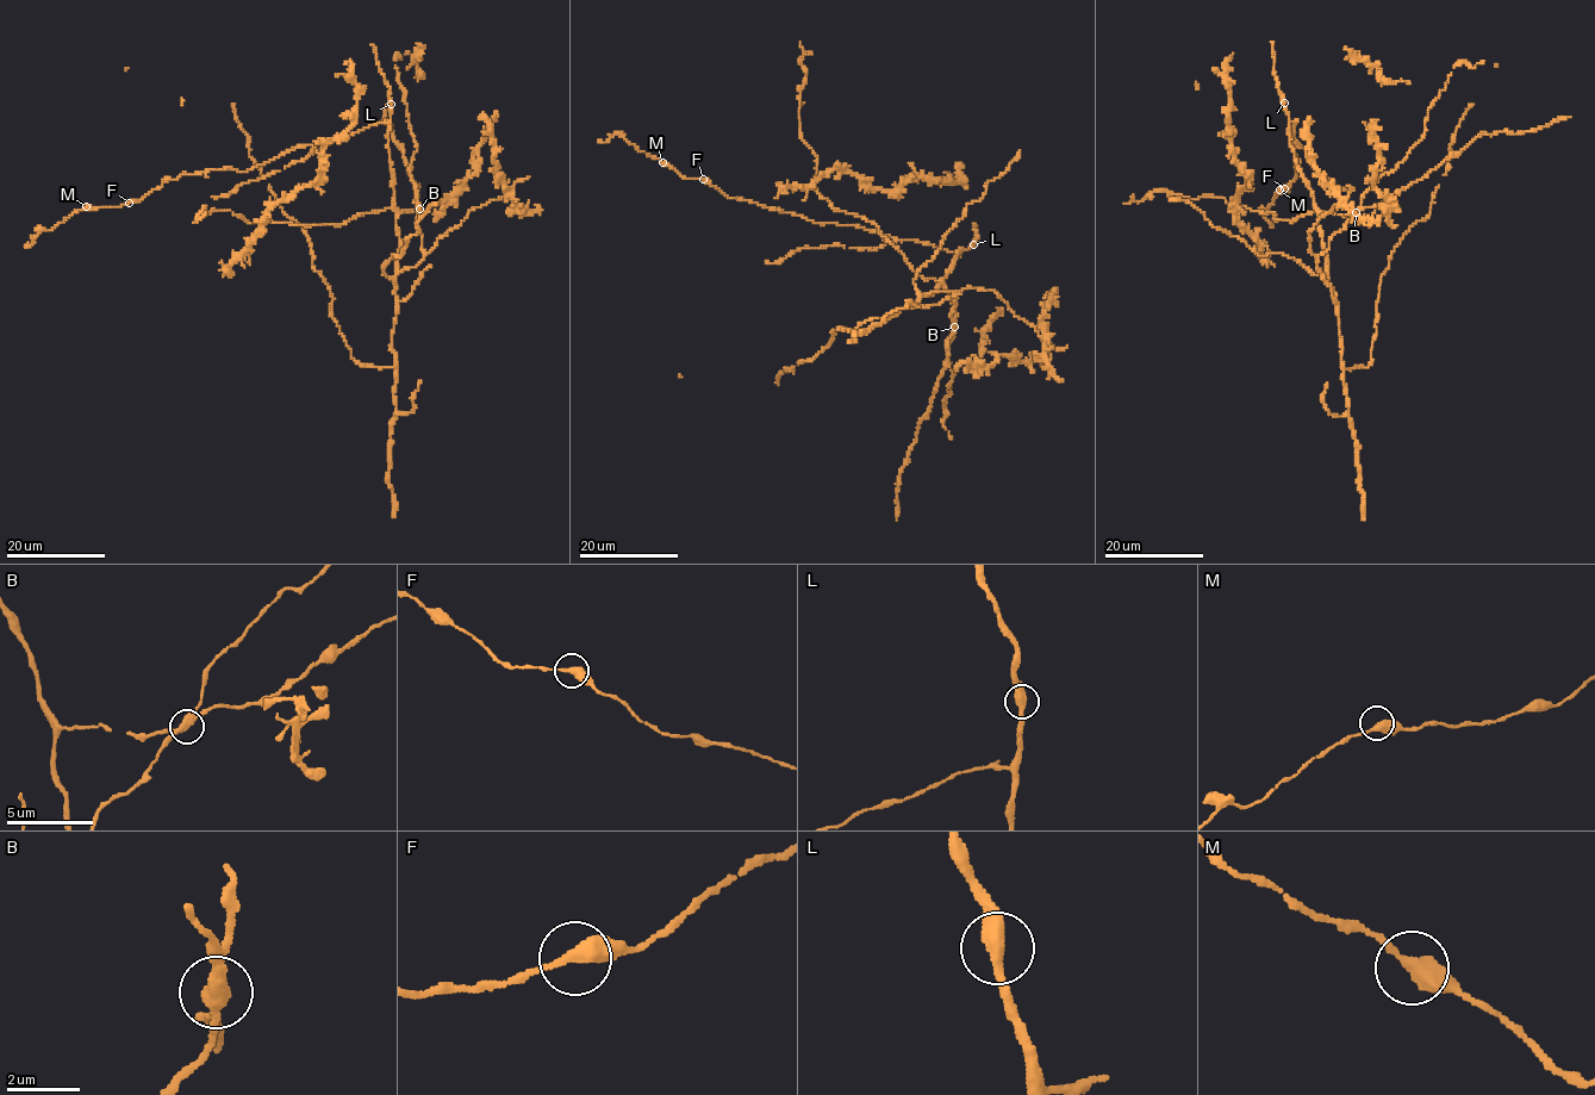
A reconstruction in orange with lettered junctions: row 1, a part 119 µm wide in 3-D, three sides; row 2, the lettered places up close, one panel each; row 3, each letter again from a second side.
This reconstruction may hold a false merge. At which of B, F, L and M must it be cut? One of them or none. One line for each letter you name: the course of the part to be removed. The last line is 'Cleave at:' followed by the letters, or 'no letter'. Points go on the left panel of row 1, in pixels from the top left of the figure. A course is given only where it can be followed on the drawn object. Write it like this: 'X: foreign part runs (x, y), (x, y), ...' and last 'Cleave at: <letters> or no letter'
Cleave at: no letter

